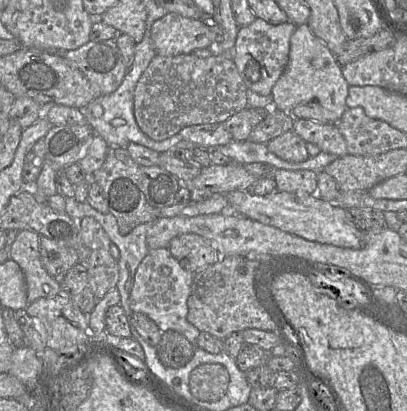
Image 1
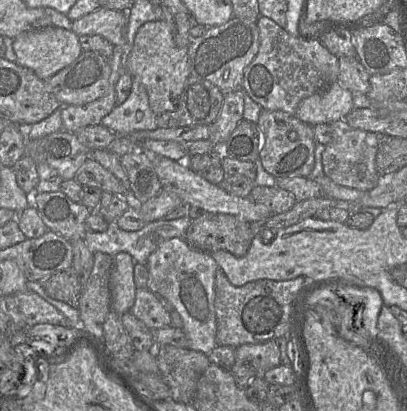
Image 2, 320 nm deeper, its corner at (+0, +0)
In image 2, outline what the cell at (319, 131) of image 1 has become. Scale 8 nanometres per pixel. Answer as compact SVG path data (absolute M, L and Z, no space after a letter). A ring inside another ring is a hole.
M344 119L333 121L329 126L331 141L325 145L322 152L324 176L339 185L355 188L362 192L373 189L378 183L376 153L384 135L353 128Z

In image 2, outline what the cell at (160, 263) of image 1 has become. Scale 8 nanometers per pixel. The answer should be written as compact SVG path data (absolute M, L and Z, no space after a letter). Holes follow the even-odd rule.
M136 288L135 301L130 312L149 329L158 330L171 325L169 305L148 288Z

